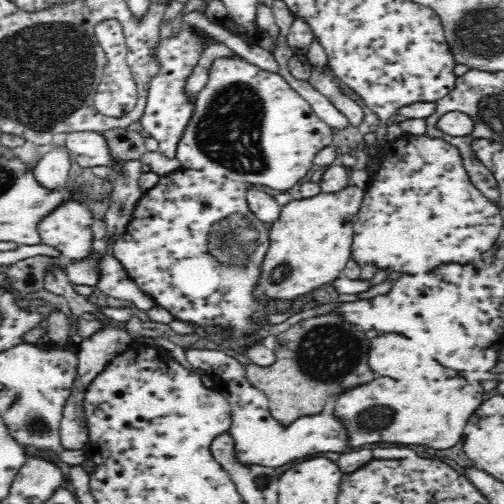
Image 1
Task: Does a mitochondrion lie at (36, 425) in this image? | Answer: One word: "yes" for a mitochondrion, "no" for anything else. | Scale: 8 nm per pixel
yes

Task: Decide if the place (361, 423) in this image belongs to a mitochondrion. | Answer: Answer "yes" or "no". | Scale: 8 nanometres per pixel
yes

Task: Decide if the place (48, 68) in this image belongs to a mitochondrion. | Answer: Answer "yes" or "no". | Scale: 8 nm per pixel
yes

